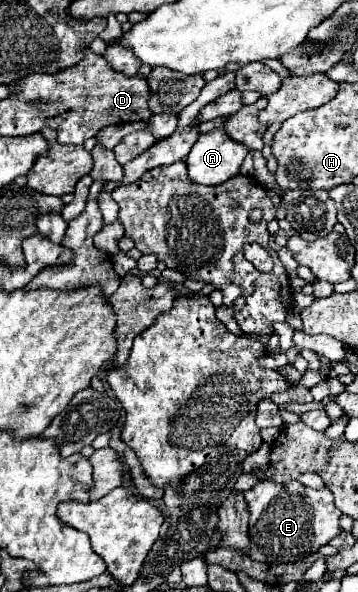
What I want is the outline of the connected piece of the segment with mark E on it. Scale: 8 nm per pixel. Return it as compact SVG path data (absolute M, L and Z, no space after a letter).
M264 480L254 484L252 490L244 492L244 500L250 510L250 558L256 562L296 562L308 554L314 554L320 546L328 544L340 532L340 516L342 512L334 506L334 496L328 488L312 490L302 486L298 480L288 484L278 484L272 480Z

